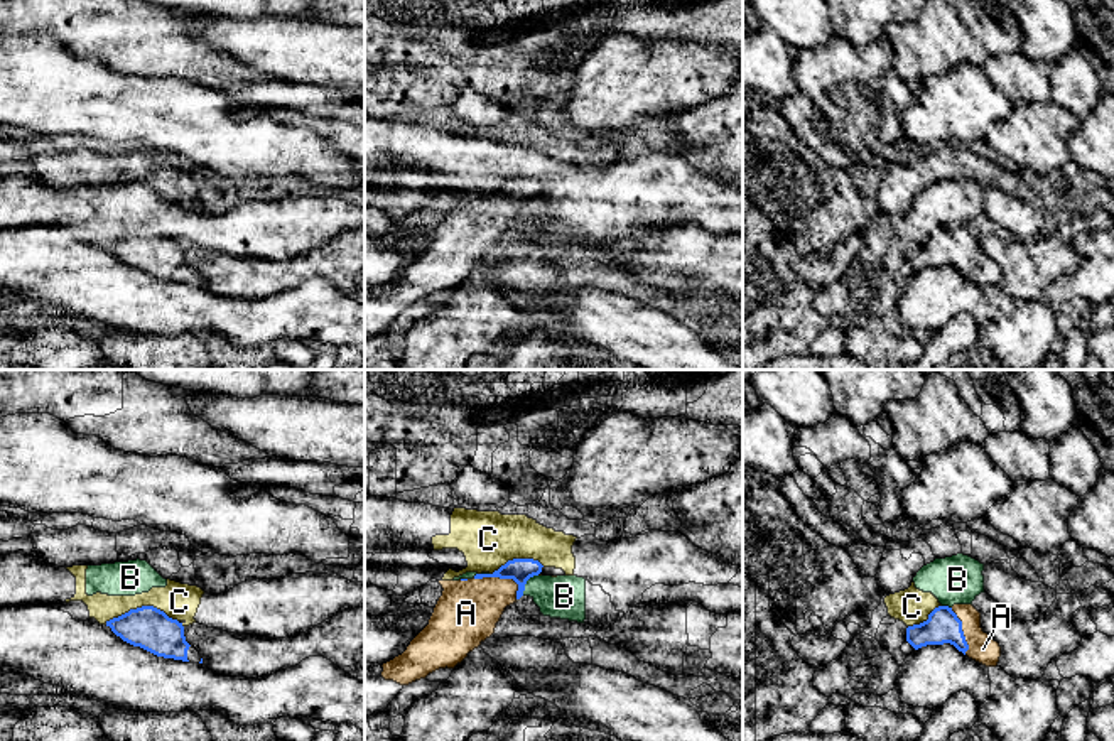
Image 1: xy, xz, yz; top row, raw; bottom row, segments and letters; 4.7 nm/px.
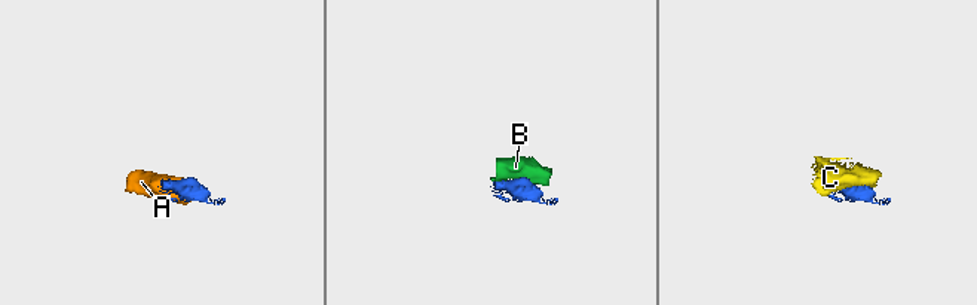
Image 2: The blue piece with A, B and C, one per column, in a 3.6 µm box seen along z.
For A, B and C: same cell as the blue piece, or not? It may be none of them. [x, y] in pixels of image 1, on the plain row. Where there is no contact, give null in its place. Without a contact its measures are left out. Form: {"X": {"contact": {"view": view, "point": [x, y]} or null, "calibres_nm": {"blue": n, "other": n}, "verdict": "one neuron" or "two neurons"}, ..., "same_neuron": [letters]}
{"A": {"contact": {"view": "xz", "point": [502, 200]}, "calibres_nm": {"blue": 110, "other": 300}, "verdict": "one neuron"}, "B": {"contact": {"view": "xz", "point": [525, 205]}, "calibres_nm": {"blue": 110, "other": 200}, "verdict": "two neurons"}, "C": {"contact": {"view": "xy", "point": [142, 228]}, "calibres_nm": {"blue": 200, "other": 180}, "verdict": "two neurons"}, "same_neuron": ["A"]}

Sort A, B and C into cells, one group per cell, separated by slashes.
A / B C

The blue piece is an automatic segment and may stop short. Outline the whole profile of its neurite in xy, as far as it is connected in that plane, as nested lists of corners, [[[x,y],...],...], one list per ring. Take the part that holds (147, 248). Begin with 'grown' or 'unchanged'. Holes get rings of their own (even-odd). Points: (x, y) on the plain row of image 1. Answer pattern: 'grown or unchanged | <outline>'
grown | [[[154,228],[130,231],[106,243],[106,248],[123,263],[157,279],[203,285],[199,273],[186,263],[182,245]]]

